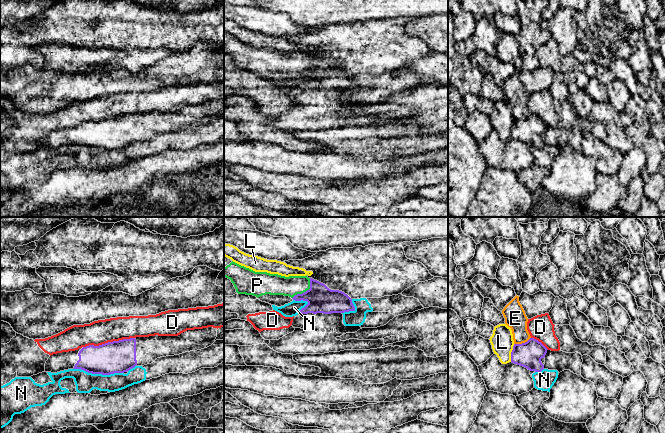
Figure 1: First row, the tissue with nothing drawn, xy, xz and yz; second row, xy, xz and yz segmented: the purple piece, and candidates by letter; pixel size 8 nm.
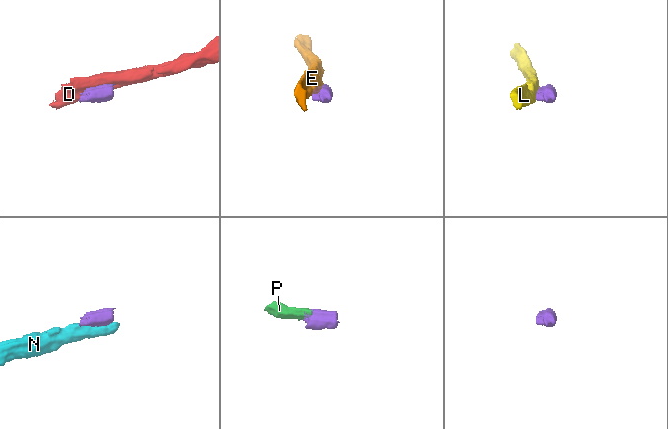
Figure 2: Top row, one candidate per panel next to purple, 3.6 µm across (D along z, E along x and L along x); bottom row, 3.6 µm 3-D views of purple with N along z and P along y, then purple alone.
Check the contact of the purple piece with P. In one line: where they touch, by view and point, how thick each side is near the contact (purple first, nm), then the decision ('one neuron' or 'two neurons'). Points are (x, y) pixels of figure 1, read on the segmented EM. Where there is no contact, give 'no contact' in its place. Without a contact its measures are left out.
meets purple in xz at (306, 291); 220 nm thick on the purple side, 160 nm on the other; one neuron

